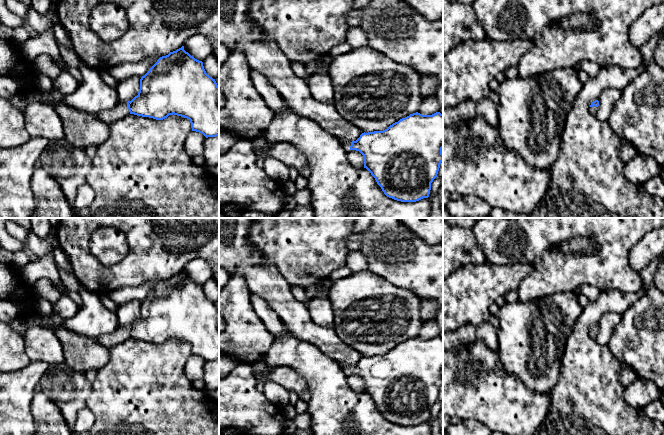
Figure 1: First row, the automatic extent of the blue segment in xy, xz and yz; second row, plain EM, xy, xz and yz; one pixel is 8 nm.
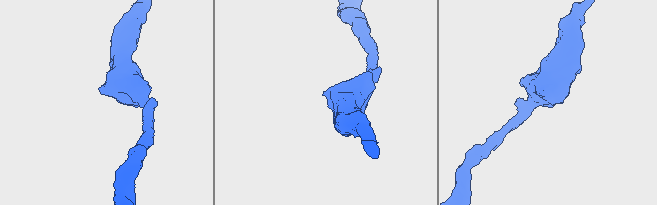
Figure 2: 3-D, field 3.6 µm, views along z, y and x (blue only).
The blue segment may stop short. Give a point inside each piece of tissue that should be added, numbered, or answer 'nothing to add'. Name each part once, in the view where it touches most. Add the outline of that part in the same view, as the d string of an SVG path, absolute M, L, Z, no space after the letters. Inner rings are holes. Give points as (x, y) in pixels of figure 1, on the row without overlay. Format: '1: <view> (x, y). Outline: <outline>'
1: xy (120, 334). Outline: M118 326L112 333L97 338L97 341L105 347L114 347L130 338L127 326Z

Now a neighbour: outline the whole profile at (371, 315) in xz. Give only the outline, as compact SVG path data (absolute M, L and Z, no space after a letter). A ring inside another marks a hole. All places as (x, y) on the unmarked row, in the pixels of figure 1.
M369 270L332 282L329 300L334 311L334 330L339 338L363 356L383 355L416 337L422 327L420 299L410 290L395 286Z

